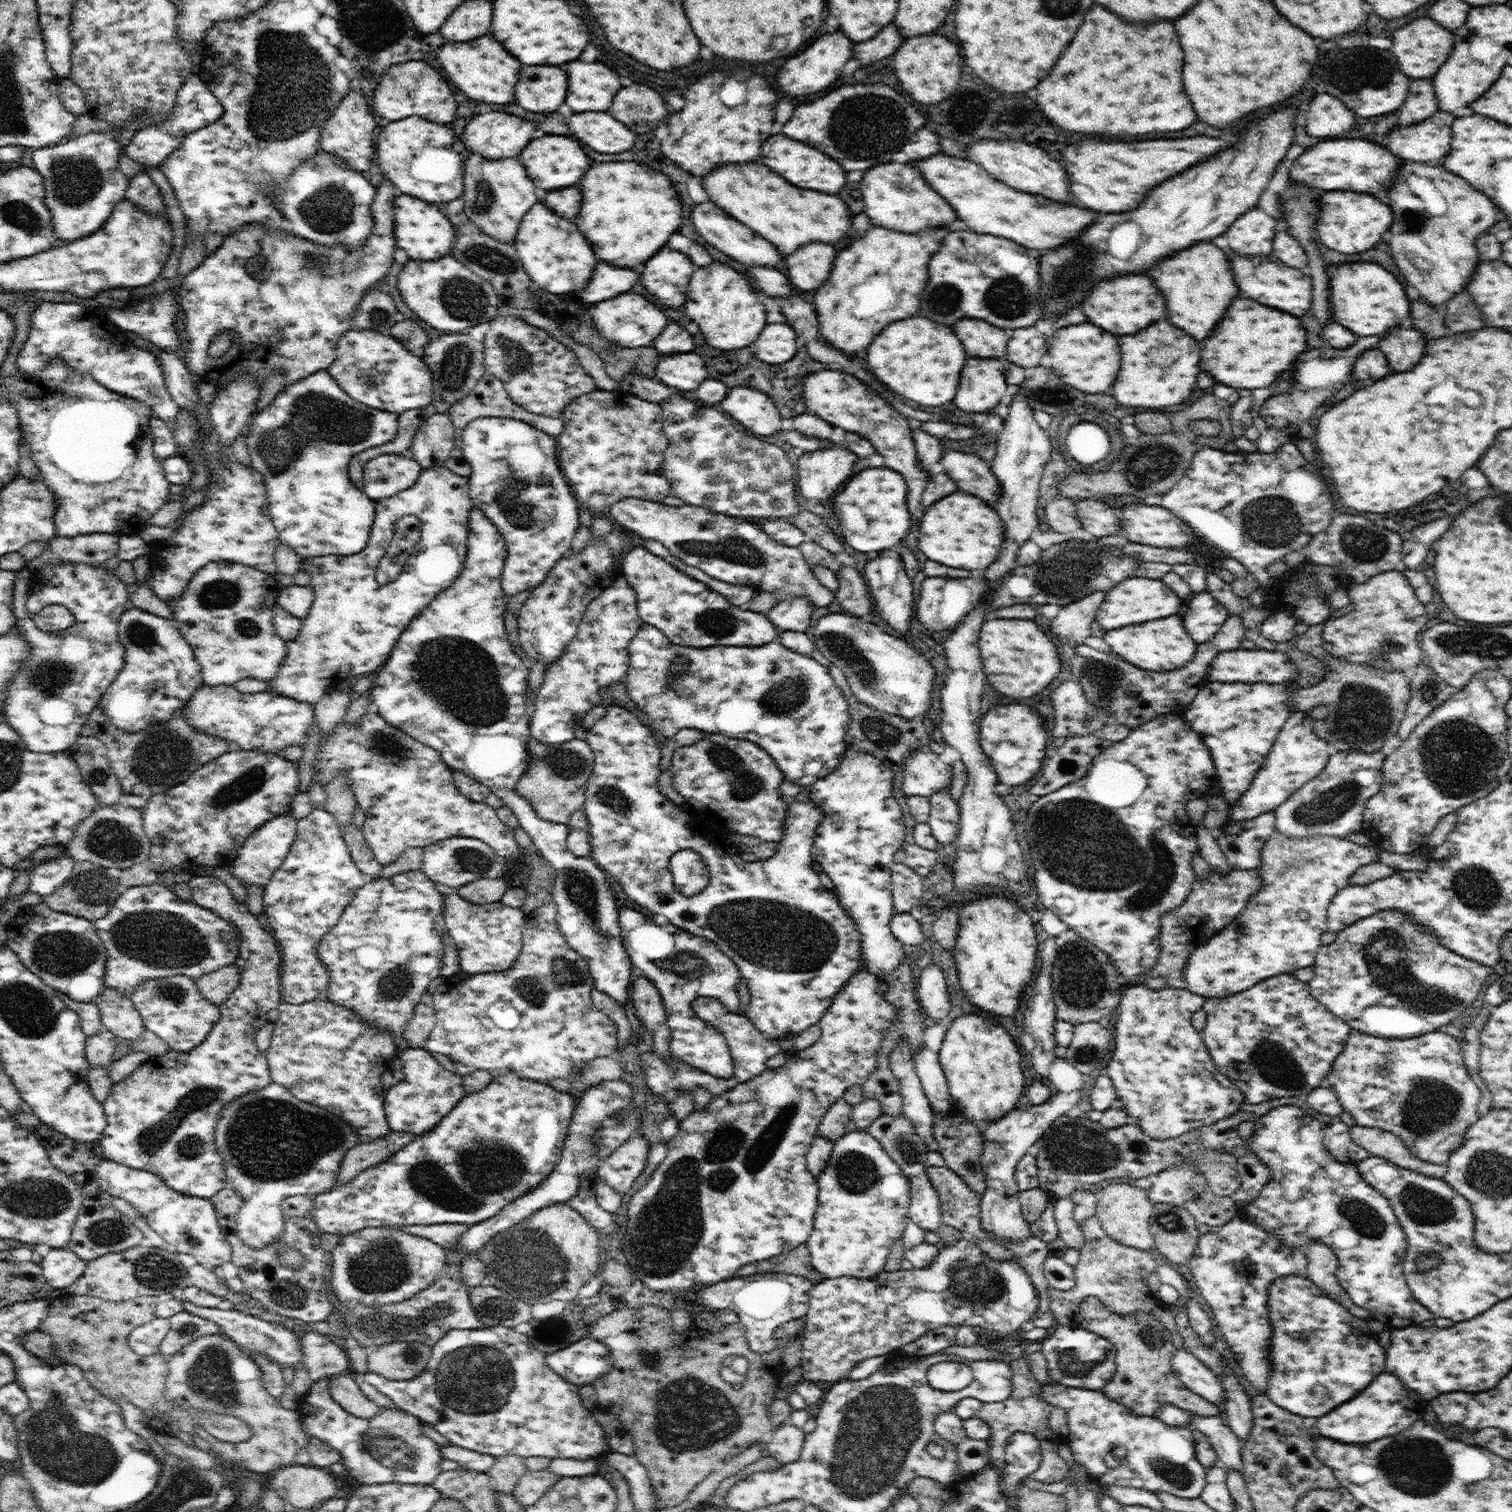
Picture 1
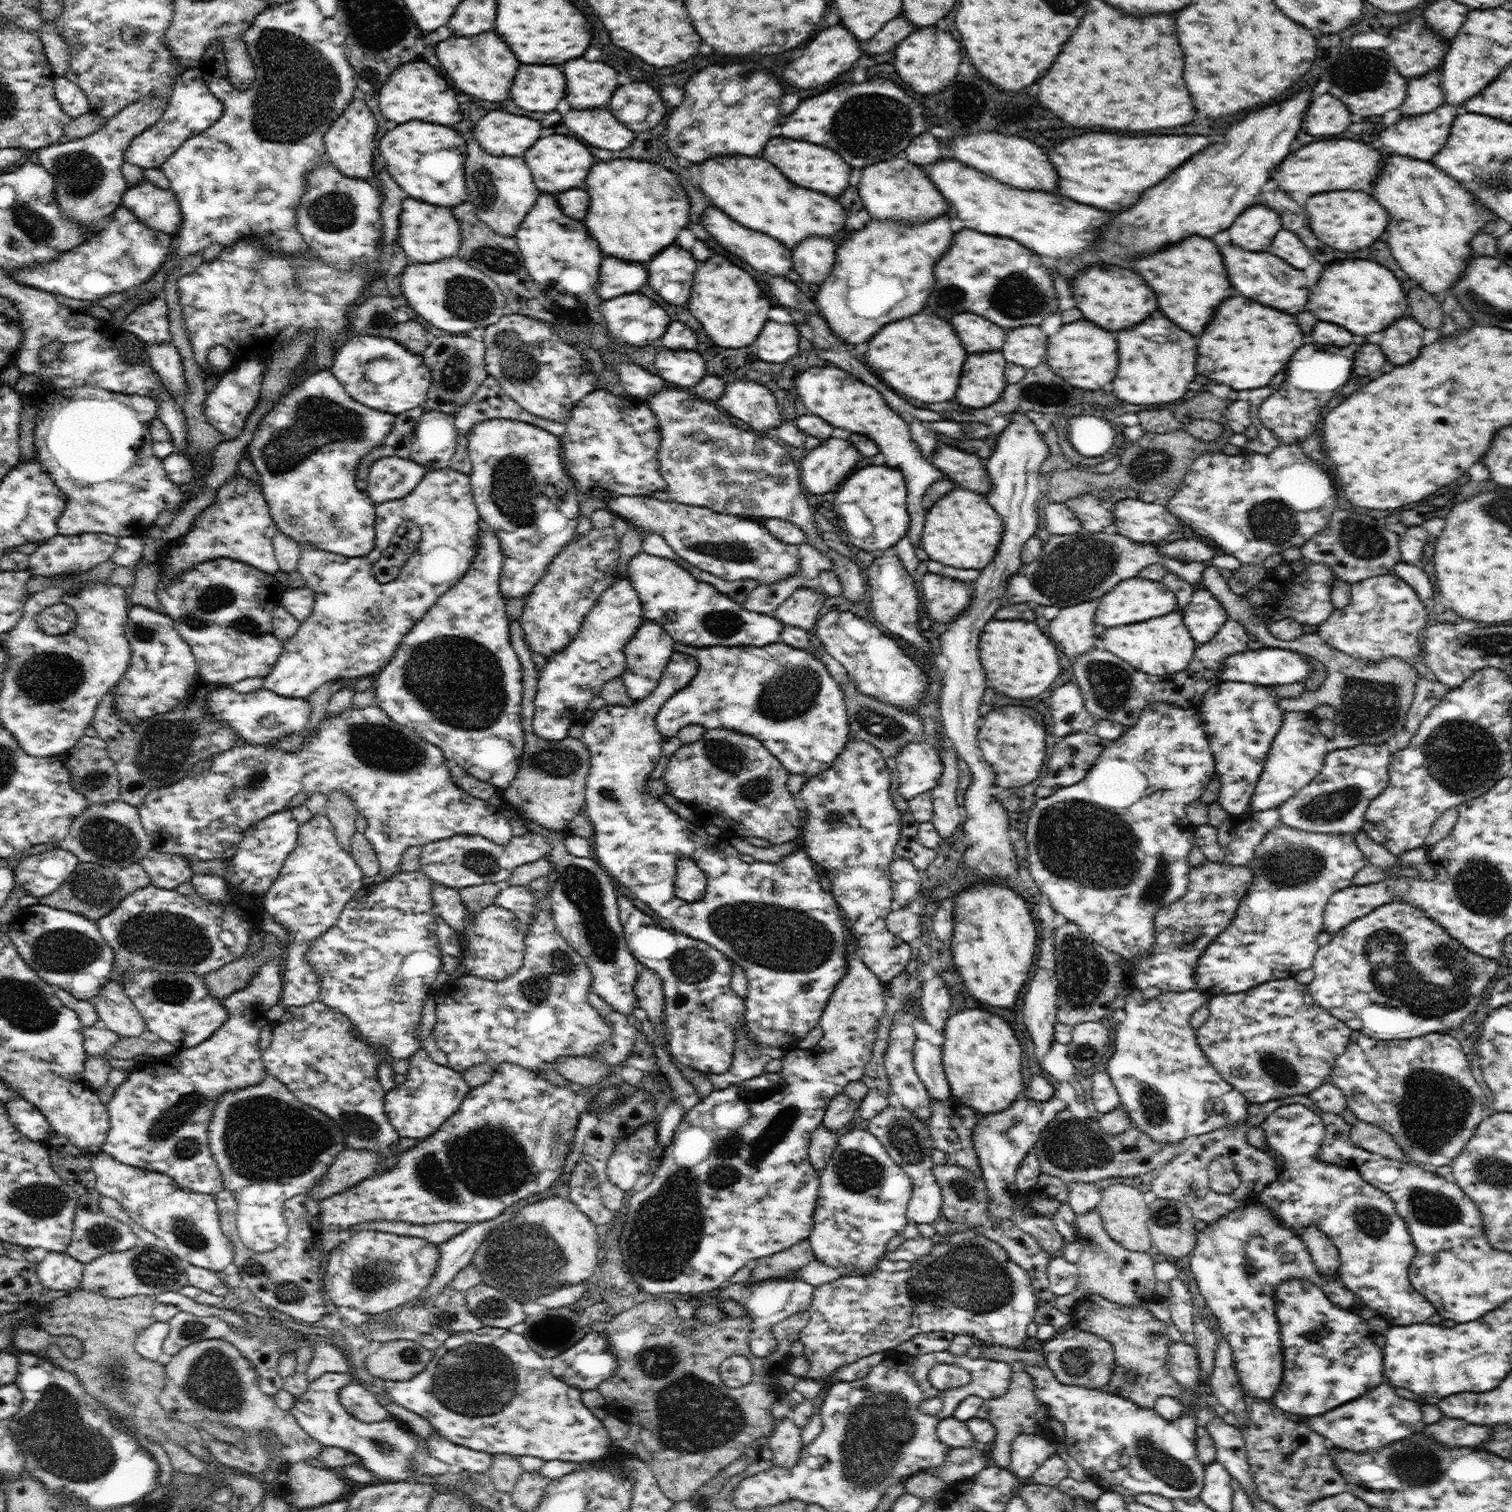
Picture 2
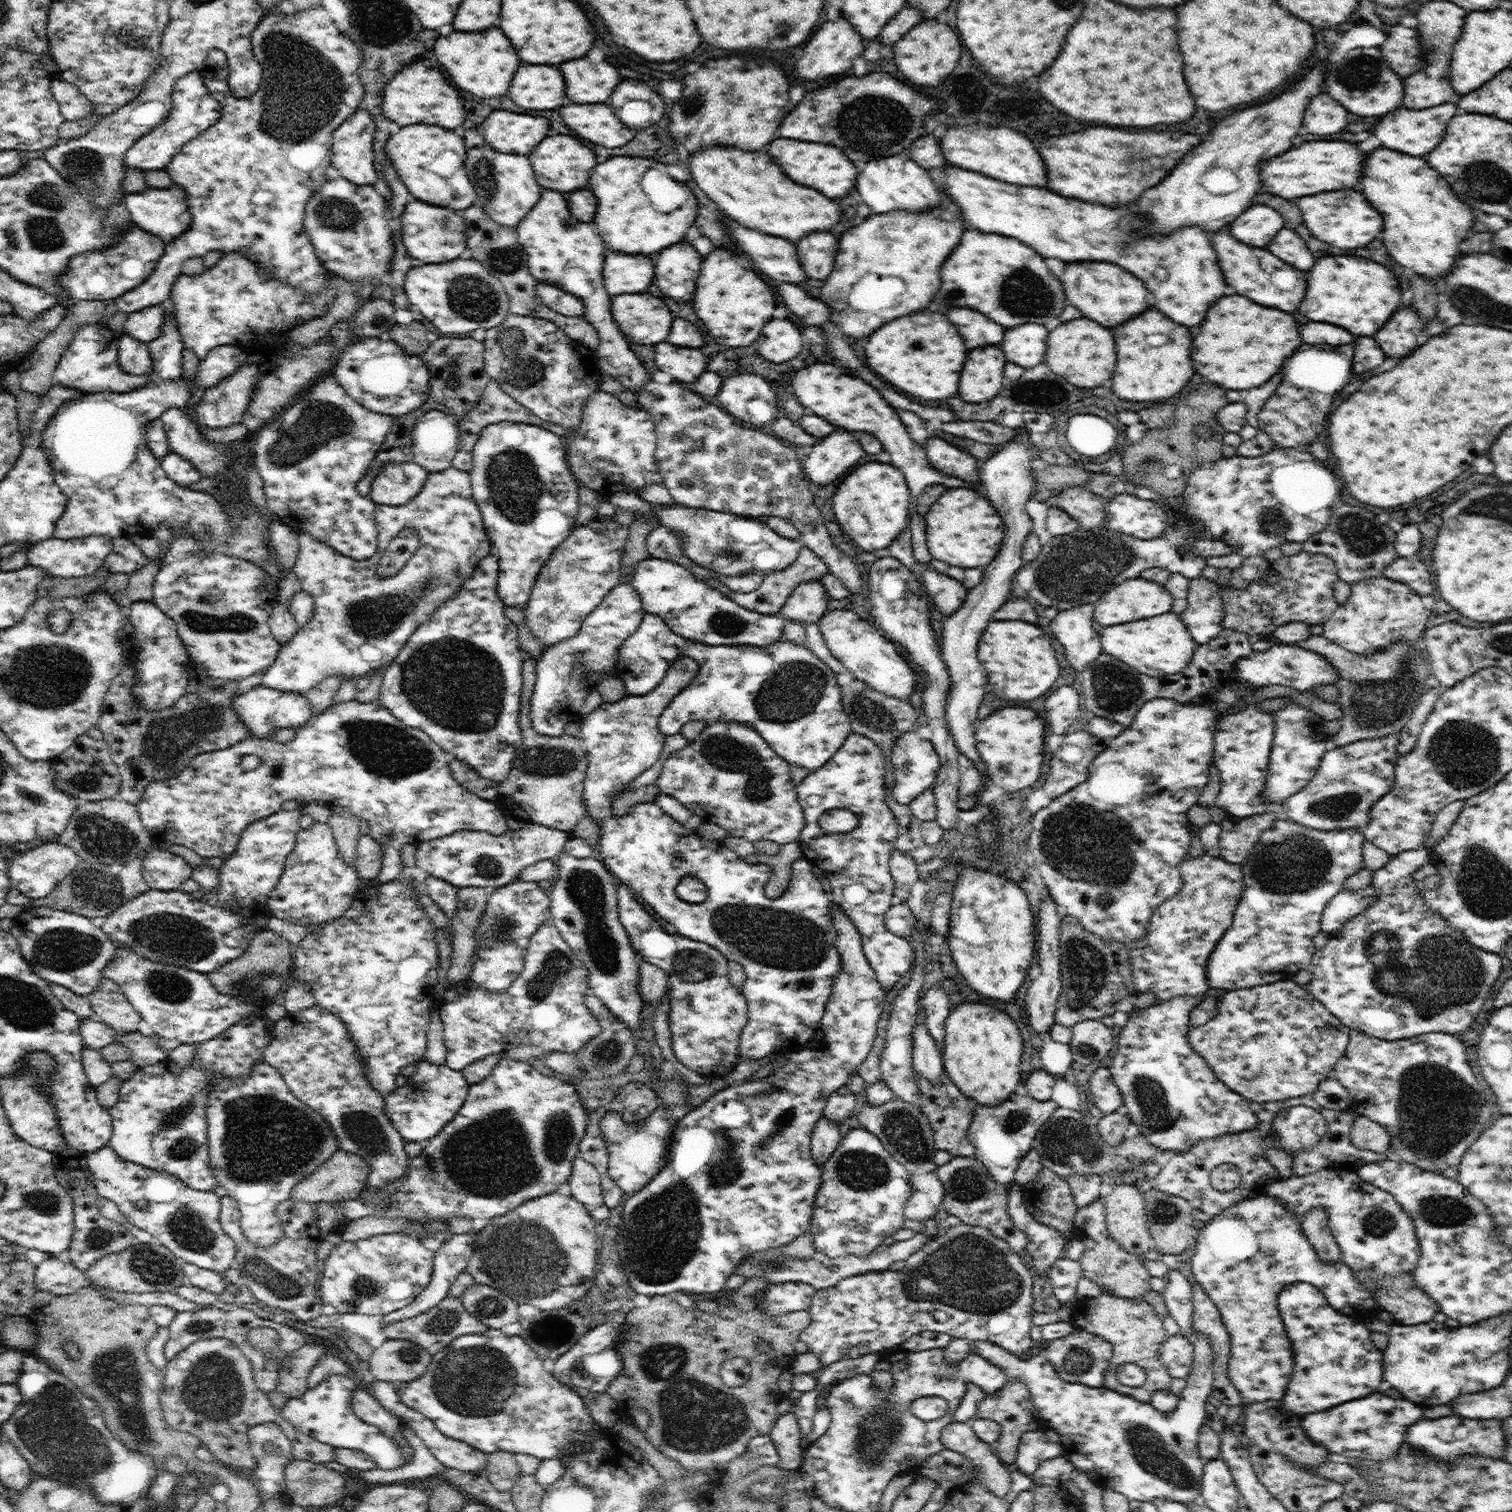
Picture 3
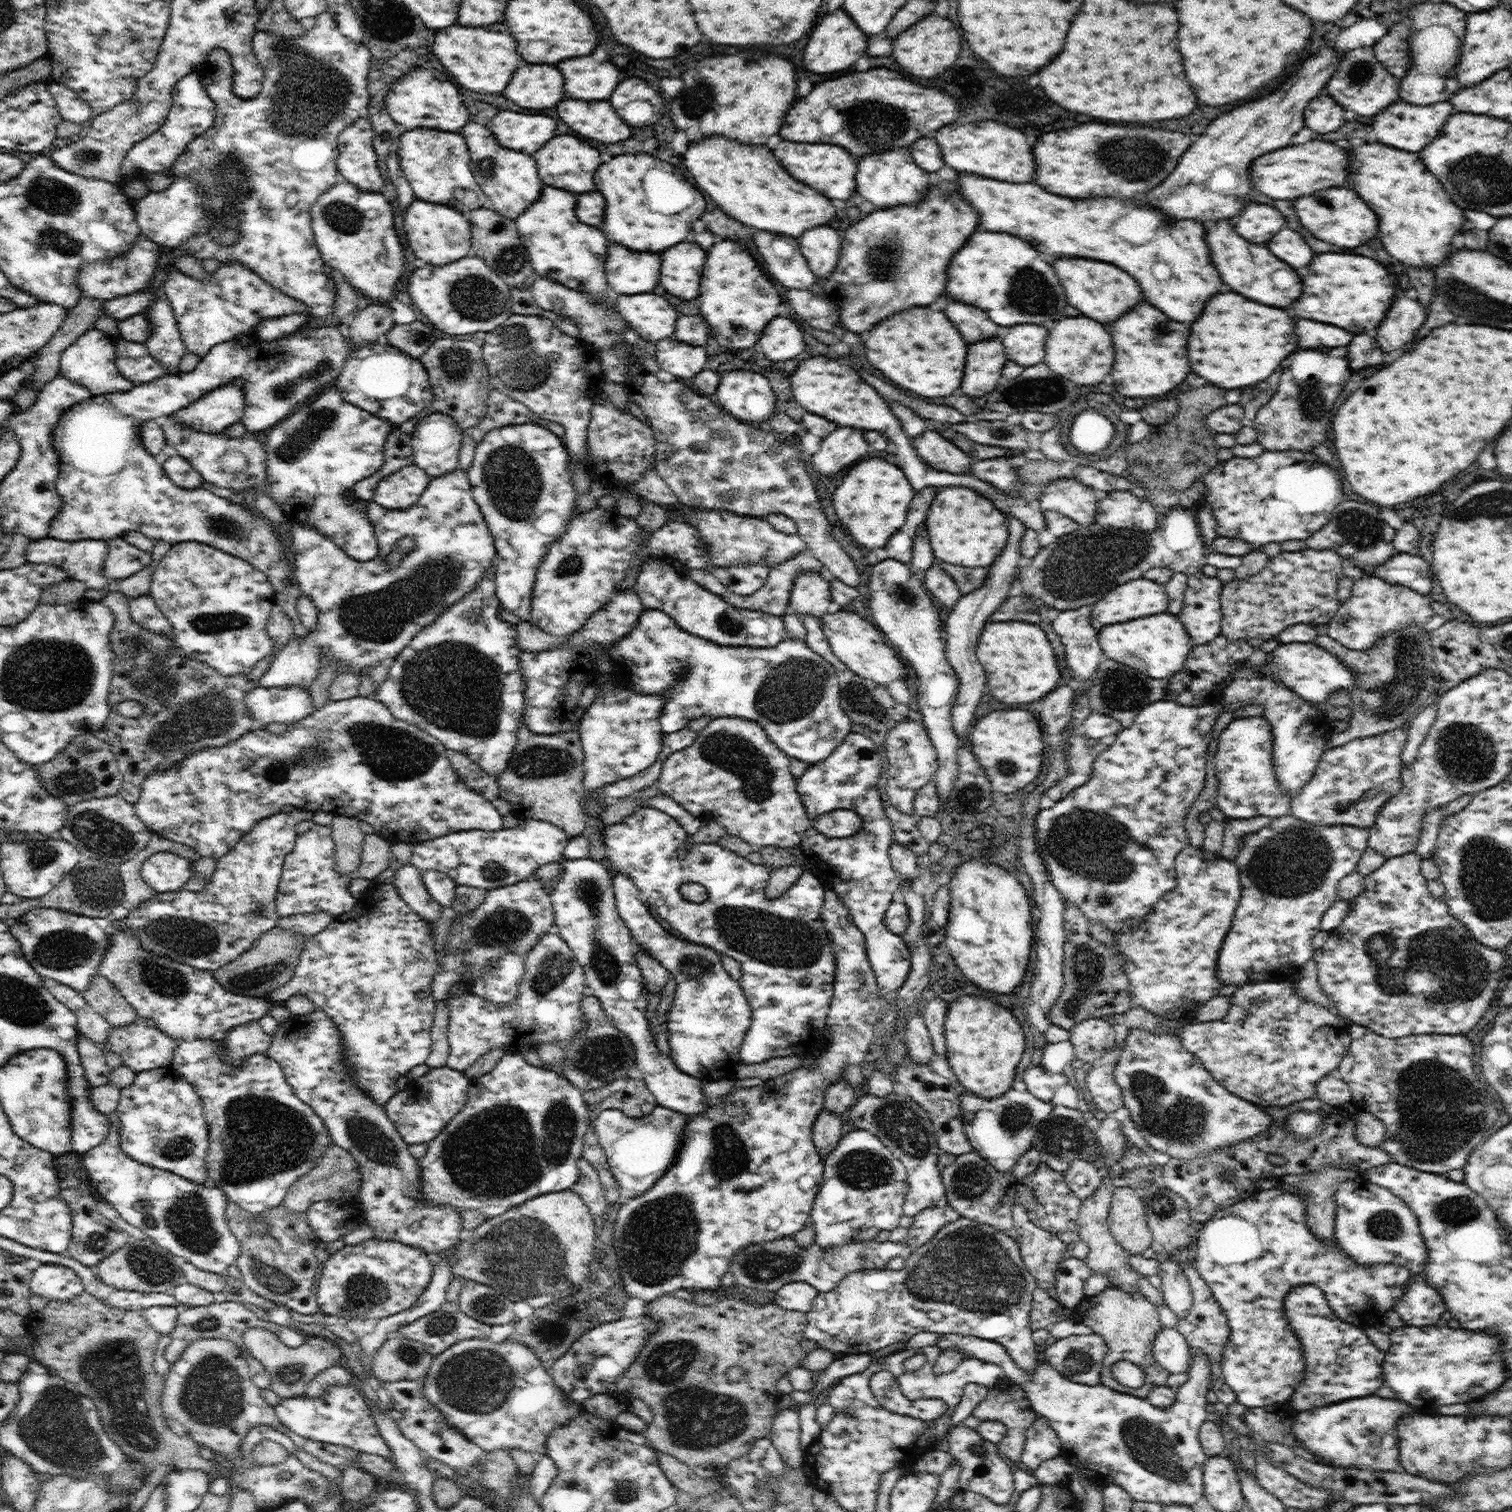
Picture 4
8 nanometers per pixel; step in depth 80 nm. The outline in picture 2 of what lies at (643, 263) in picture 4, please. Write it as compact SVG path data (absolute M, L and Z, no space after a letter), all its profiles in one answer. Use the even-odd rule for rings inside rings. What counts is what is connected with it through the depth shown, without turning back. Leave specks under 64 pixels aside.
M604 258L600 268L600 288L597 294L604 300L630 292L638 292L648 280L648 272L638 262L620 258Z

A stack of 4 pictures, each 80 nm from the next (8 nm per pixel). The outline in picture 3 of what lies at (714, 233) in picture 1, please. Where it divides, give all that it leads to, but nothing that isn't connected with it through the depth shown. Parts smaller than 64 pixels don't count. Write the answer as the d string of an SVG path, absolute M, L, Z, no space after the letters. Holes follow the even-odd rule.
M728 220L728 232L740 246L744 246L744 254L752 258L758 270L770 278L792 284L804 282L808 278L800 266L800 258L792 242L742 228L732 220Z

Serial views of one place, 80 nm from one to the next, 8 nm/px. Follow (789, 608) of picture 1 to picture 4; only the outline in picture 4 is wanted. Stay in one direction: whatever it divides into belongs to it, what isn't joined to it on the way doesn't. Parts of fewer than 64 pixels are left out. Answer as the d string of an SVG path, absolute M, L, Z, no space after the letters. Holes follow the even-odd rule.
M798 571L793 580L789 607L802 617L811 614L820 618L832 602L830 576L824 571Z

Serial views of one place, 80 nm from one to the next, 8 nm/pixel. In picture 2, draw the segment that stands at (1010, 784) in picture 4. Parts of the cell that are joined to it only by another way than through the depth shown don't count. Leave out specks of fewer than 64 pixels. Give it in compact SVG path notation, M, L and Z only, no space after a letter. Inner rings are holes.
M1004 706L988 712L984 724L978 732L978 744L984 758L996 772L995 784L1003 788L1018 788L1030 782L1038 781L1042 764L1046 762L1049 750L1046 738L1048 730L1044 730L1044 718L1040 712L1026 706Z

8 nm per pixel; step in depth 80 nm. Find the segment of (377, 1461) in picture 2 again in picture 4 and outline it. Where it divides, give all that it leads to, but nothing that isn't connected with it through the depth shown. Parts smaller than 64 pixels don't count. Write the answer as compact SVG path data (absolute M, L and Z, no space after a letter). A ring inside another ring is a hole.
M346 1385L332 1386L324 1397L308 1399L301 1395L295 1398L282 1399L275 1407L280 1423L290 1431L317 1442L326 1442L338 1446L353 1448L366 1454L377 1454L386 1457L395 1464L386 1440L379 1434L371 1410L363 1403L362 1391Z

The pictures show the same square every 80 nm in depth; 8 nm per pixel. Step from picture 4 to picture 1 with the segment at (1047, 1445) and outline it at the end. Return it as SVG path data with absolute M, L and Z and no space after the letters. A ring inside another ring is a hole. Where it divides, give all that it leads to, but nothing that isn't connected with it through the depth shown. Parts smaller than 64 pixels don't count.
M1022 1432L1012 1435L1006 1444L1003 1472L1014 1474L1022 1483L1040 1466L1041 1444L1032 1434Z

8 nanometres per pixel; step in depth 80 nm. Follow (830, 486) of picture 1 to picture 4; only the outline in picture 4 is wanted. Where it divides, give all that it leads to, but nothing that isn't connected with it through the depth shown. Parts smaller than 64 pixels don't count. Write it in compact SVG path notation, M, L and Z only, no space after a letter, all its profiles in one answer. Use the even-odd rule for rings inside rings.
M840 426L822 440L822 448L812 455L810 469L822 476L832 476L844 466L854 464L868 450L868 442L858 428Z

